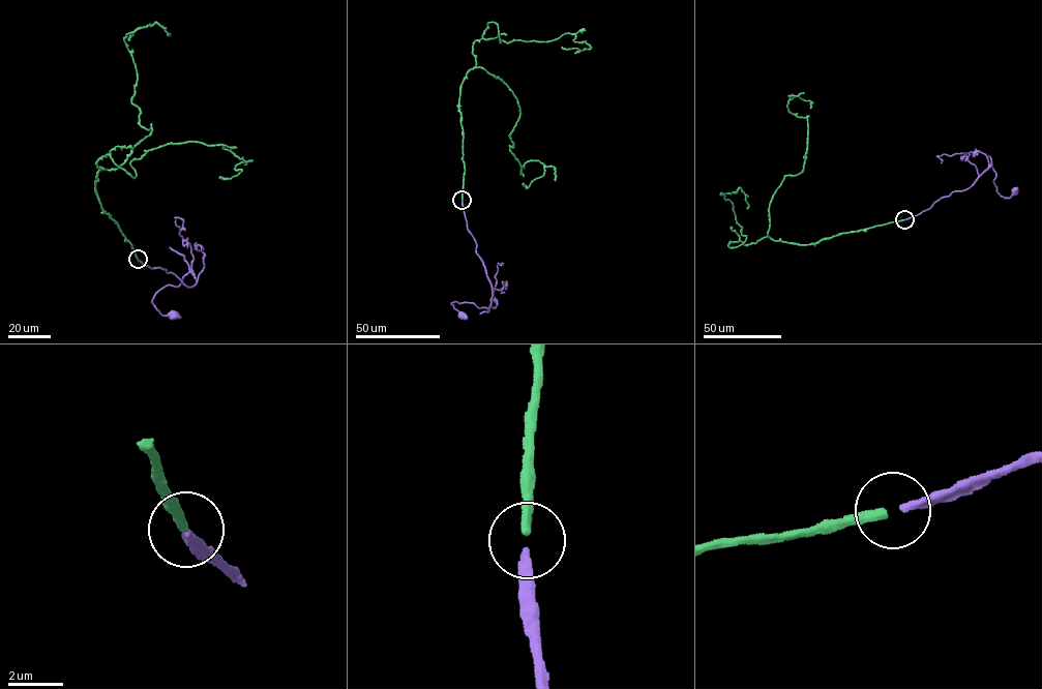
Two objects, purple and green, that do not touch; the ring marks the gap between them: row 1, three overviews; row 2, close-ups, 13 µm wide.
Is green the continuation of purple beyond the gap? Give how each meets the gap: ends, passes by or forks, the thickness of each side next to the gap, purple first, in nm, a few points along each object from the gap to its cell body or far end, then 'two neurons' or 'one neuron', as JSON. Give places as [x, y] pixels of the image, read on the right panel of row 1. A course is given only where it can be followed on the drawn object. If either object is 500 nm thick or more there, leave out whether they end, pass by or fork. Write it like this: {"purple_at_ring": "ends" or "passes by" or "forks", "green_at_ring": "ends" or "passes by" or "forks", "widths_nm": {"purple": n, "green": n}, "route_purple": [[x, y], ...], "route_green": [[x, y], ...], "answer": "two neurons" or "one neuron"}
{"purple_at_ring": "ends", "green_at_ring": "ends", "widths_nm": {"purple": 340, "green": 360}, "route_purple": [[904, 219], [930, 209], [942, 198], [968, 188], [991, 165], [996, 191], [1006, 198], [1015, 191]], "route_green": [[903, 219], [813, 243], [768, 236], [730, 247], [746, 236], [724, 196], [740, 187], [747, 209]], "answer": "one neuron"}

